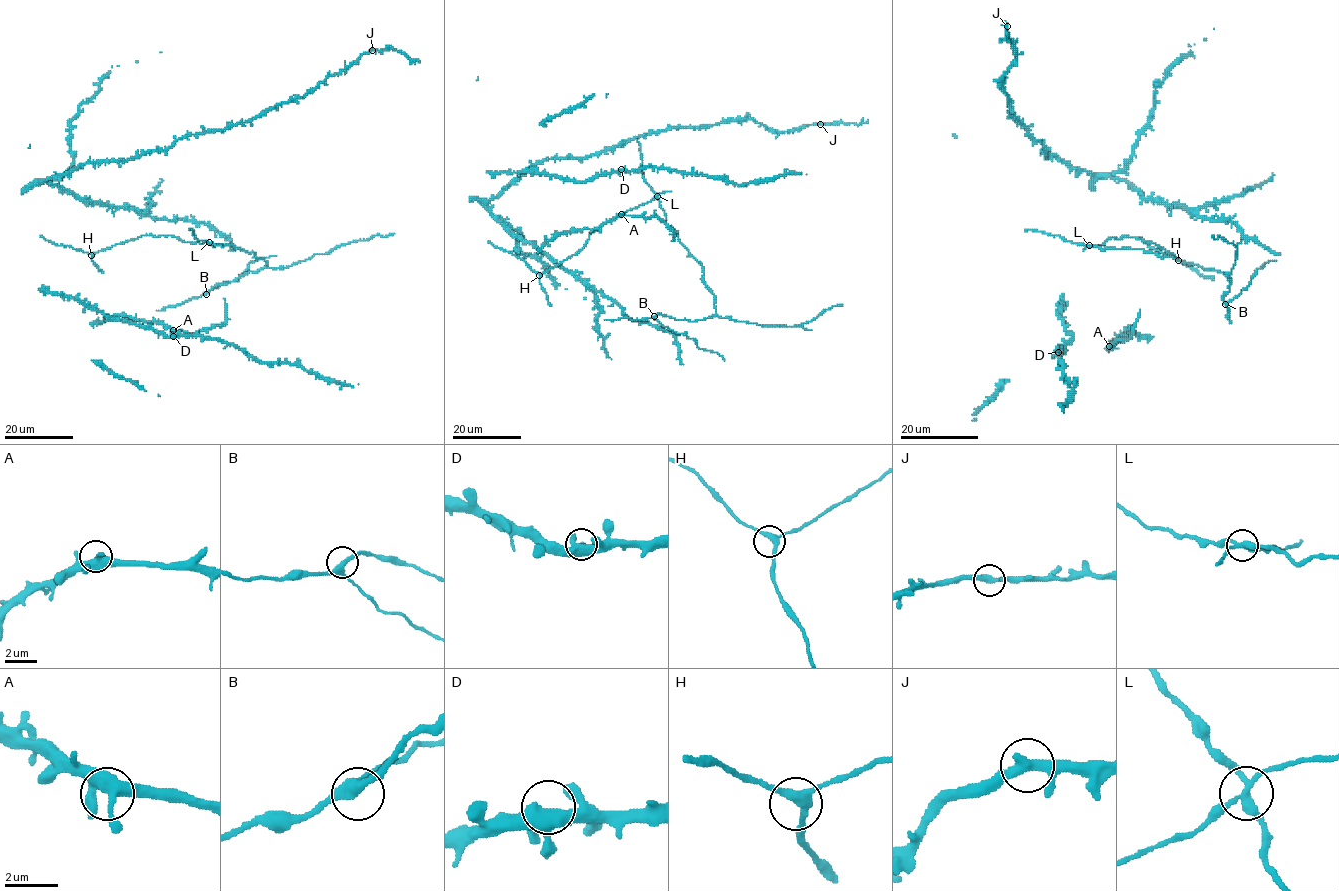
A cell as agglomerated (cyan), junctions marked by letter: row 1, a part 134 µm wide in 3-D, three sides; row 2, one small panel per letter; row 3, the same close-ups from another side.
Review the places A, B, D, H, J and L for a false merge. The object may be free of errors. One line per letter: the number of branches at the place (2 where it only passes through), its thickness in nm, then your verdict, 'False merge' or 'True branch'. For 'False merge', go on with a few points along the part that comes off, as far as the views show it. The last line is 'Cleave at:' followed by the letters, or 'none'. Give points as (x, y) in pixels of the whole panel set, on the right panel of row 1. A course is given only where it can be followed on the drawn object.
A: Branches: 4. Thickness 400 nm. True branch
B: Branches: 3. Thickness 340 nm. True branch
D: Branches: 4. Thickness 440 nm. True branch
H: Branches: 3. Thickness 300 nm. True branch
J: Branches: 3. Thickness 280 nm. True branch
L: Branches: 4. Thickness 280 nm. True branch
Cleave at: none

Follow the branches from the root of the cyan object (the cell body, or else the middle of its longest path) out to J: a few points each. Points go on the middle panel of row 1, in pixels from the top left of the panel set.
J: (661, 328), (632, 321), (488, 203), (546, 160), (640, 135), (730, 120), (775, 132), (820, 124)

